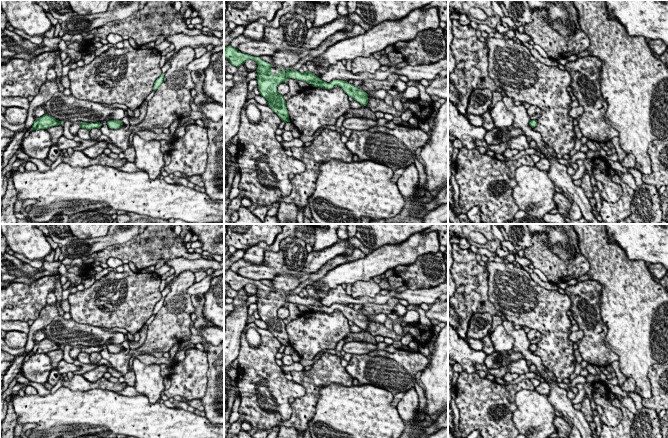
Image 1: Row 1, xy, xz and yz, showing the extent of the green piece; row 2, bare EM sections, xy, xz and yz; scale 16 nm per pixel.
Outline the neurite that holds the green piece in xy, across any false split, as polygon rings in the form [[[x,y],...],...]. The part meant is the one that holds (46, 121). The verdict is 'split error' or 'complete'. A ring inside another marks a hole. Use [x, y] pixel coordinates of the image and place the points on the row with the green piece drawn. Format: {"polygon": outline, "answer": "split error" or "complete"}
{"polygon": [[[45,114],[34,121],[31,130],[48,129],[50,127],[58,126],[61,124],[63,124],[63,121],[58,121],[52,116]]], "answer": "complete"}

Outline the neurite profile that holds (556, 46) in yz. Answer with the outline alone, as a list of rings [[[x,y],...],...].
[[[535,9],[531,12],[532,22],[525,24],[524,32],[532,41],[541,46],[548,58],[558,60],[577,55],[590,46],[590,40],[580,27],[573,28],[572,36],[561,36],[547,19],[546,10]]]

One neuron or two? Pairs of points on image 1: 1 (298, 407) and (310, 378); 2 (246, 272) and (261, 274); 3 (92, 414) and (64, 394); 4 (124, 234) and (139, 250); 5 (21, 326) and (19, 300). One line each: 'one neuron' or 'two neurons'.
1: one neuron
2: one neuron
3: one neuron
4: two neurons
5: two neurons

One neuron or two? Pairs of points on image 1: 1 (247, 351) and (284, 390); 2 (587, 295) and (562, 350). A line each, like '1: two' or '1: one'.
1: one
2: two

